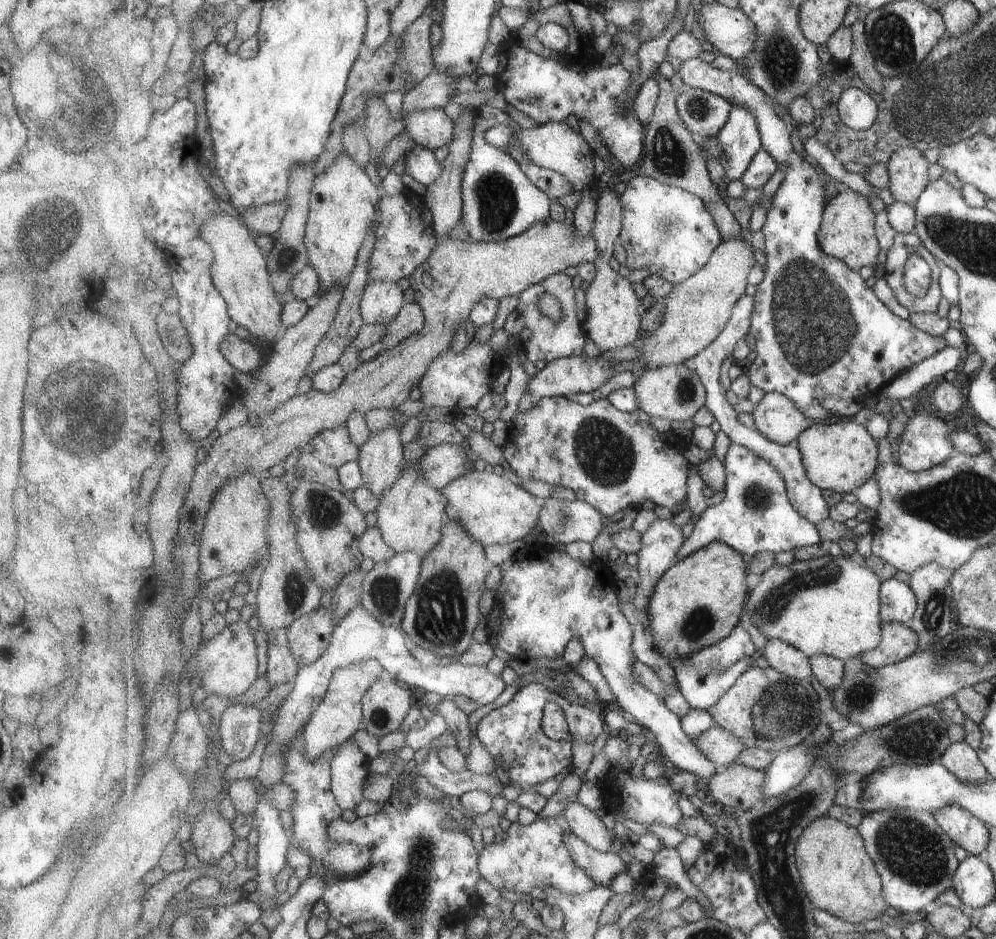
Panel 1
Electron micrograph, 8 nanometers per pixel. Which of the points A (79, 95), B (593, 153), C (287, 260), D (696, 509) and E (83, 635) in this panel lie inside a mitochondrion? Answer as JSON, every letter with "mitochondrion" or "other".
{"A":"mitochondrion","B":"other","C":"mitochondrion","D":"other","E":"other"}

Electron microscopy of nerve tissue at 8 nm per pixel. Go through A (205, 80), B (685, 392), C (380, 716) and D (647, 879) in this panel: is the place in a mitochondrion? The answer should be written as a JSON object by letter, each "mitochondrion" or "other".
{"A":"other","B":"mitochondrion","C":"mitochondrion","D":"other"}

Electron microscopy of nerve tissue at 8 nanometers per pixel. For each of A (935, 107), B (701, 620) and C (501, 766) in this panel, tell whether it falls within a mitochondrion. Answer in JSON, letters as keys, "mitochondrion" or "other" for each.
{"A":"mitochondrion","B":"mitochondrion","C":"other"}

